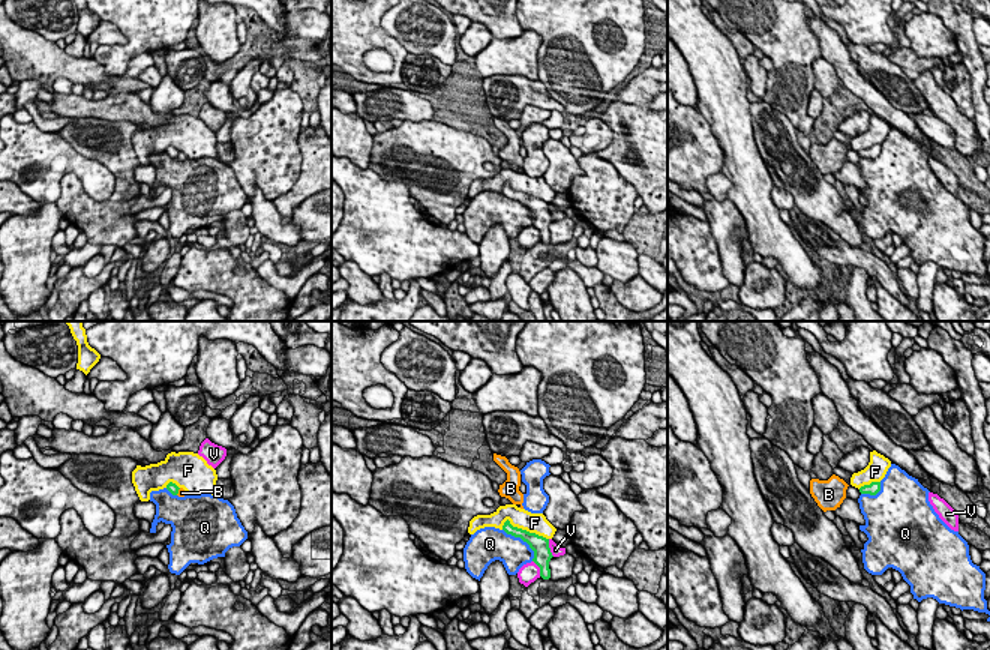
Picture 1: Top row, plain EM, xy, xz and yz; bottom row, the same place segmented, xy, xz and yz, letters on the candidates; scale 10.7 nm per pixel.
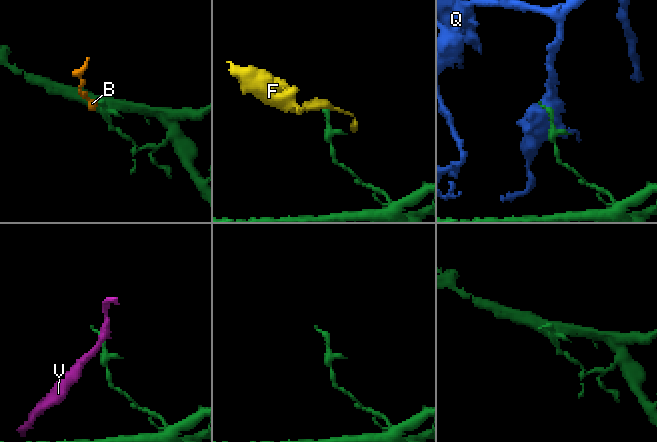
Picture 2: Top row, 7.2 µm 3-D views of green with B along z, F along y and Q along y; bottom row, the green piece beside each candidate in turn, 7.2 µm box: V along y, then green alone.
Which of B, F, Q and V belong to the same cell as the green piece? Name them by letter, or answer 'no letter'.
B

